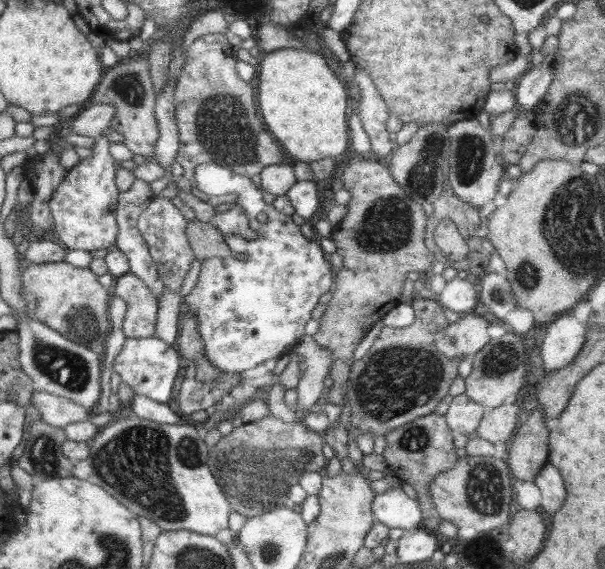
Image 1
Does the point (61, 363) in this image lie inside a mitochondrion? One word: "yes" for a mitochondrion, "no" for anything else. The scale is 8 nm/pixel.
yes

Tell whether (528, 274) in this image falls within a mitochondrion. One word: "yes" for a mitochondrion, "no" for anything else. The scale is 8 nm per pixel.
yes

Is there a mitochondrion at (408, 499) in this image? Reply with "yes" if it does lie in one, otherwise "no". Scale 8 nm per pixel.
no

